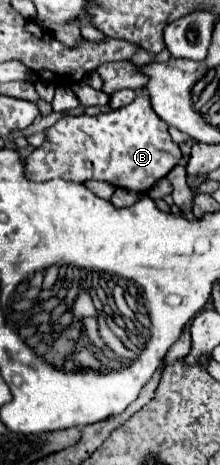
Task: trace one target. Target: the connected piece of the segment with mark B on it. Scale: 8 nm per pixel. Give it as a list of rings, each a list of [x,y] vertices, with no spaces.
[[[146,94],[132,104],[98,116],[66,116],[46,132],[46,142],[26,158],[26,176],[36,182],[62,178],[72,182],[104,180],[136,192],[150,190],[180,160],[180,148],[172,142],[168,126],[152,110]]]

